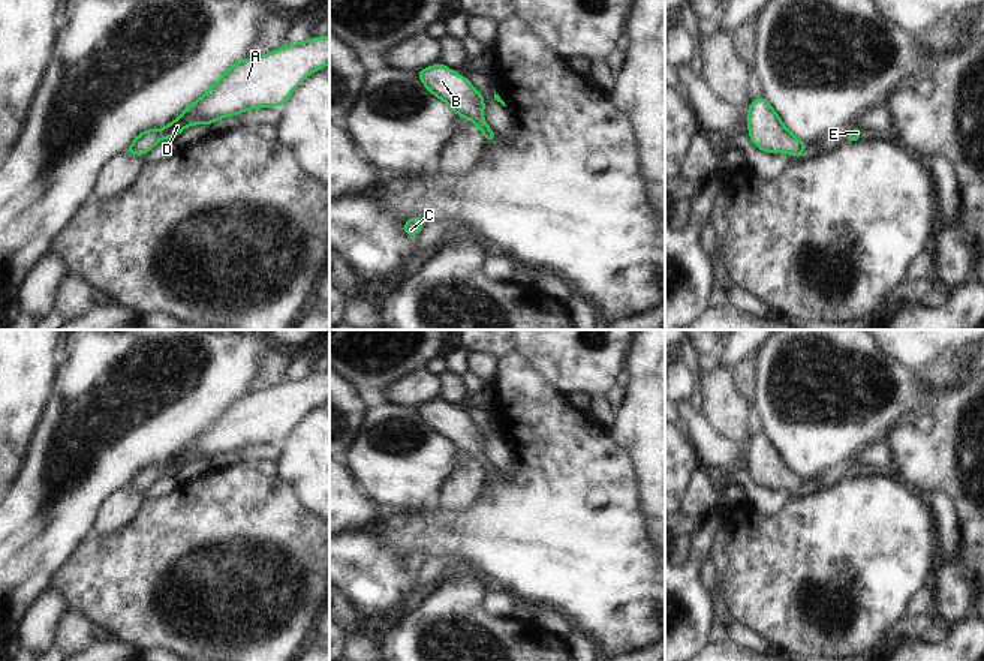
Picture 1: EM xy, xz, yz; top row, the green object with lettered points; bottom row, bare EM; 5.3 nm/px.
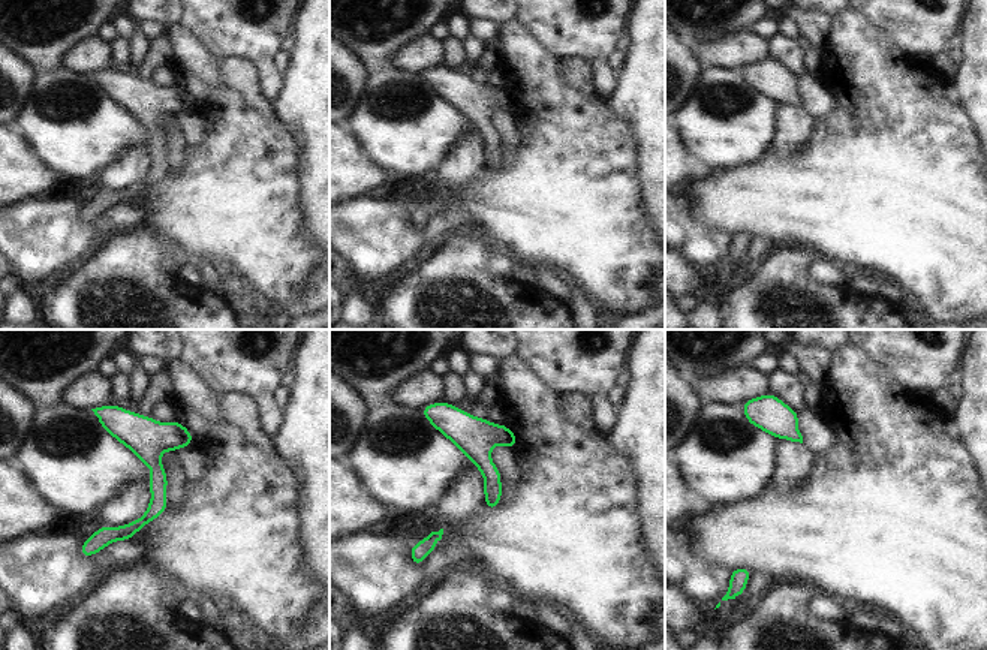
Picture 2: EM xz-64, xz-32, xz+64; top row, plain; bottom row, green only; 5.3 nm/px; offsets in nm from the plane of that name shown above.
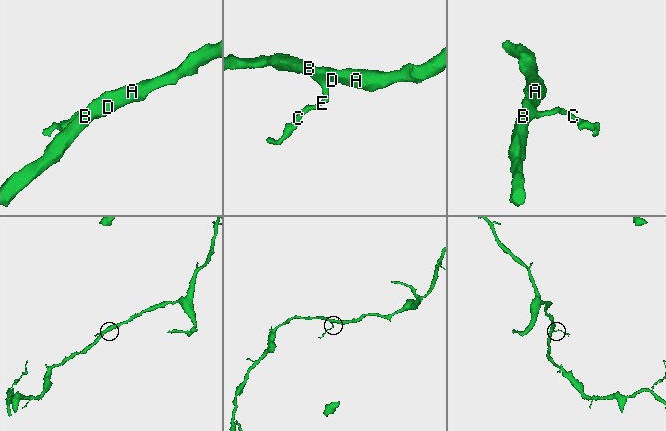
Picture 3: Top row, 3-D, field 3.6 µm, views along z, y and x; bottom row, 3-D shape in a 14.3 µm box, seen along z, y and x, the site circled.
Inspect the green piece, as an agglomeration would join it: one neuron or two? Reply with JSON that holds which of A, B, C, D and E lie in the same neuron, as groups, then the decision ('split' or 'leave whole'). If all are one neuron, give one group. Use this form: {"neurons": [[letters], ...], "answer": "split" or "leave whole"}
{"neurons": [["A", "B", "C", "D", "E"]], "answer": "leave whole"}

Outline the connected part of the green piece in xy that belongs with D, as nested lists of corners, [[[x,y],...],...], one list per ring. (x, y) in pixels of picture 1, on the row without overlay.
[[[329,370],[238,396],[177,454],[160,465],[141,466],[124,487],[144,493],[162,475],[175,475],[186,463],[210,462],[252,445],[280,444],[307,412],[328,400]]]

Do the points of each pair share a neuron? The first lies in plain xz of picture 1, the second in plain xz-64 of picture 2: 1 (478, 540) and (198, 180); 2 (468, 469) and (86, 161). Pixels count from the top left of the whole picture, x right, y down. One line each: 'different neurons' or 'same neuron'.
1: same neuron
2: different neurons

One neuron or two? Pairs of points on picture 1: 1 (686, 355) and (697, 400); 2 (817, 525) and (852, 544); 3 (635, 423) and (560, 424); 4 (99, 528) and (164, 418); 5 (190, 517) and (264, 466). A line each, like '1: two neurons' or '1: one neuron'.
1: one neuron
2: one neuron
3: two neurons
4: two neurons
5: two neurons

